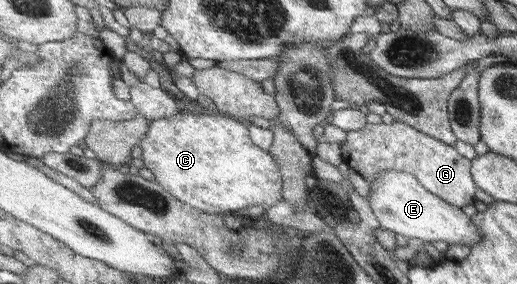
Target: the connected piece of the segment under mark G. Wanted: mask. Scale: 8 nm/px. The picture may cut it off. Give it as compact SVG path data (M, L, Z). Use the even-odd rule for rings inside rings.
M407 123L367 124L362 130L347 133L342 148L344 164L368 182L375 182L385 170L401 170L414 174L423 187L453 206L478 205L475 200L478 184L472 174L472 160L461 156L450 144L432 138Z

